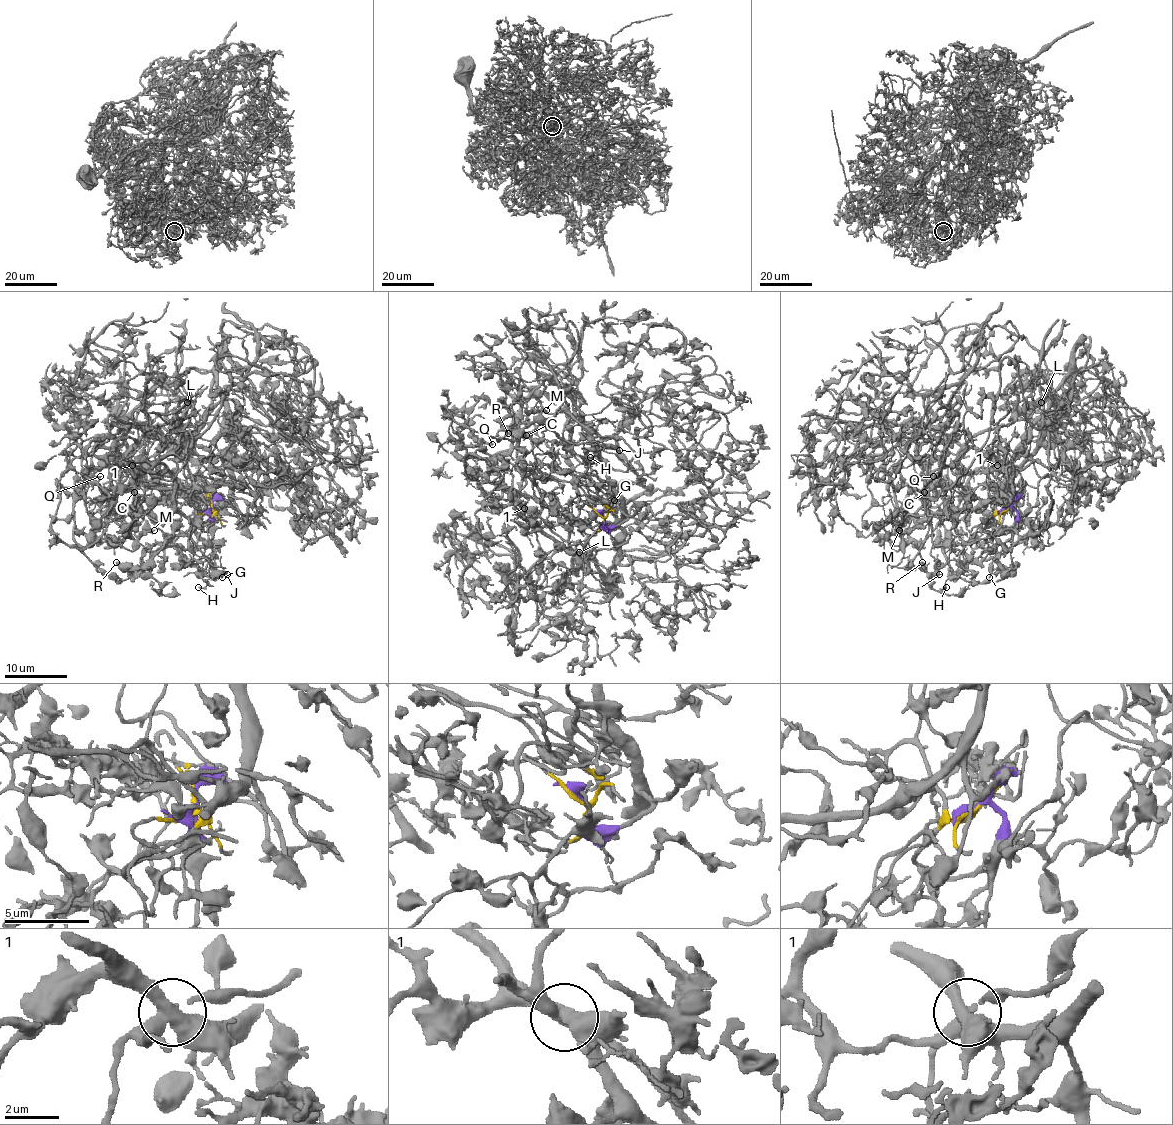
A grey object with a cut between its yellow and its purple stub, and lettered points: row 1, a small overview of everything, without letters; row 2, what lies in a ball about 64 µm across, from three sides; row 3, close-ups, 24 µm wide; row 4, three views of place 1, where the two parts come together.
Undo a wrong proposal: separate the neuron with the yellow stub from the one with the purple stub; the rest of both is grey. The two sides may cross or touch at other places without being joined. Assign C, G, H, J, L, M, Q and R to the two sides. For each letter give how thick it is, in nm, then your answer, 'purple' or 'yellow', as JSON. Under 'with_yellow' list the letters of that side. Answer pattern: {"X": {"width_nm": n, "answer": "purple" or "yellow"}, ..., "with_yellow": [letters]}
{"C": {"width_nm": 700, "answer": "purple"}, "G": {"width_nm": 130, "answer": "purple"}, "H": {"width_nm": 150, "answer": "purple"}, "J": {"width_nm": 400, "answer": "purple"}, "L": {"width_nm": 120, "answer": "yellow"}, "M": {"width_nm": 240, "answer": "yellow"}, "Q": {"width_nm": 240, "answer": "yellow"}, "R": {"width_nm": 480, "answer": "purple"}, "with_yellow": ["L", "M", "Q"]}

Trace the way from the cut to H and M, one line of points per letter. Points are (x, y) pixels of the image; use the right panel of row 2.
H: (1008, 509), (1014, 499), (1008, 504), (995, 493), (931, 520), (934, 545), (950, 551), (946, 587)
M: (1008, 509), (964, 487), (957, 462), (929, 477), (926, 521), (896, 510), (896, 551), (899, 529)

